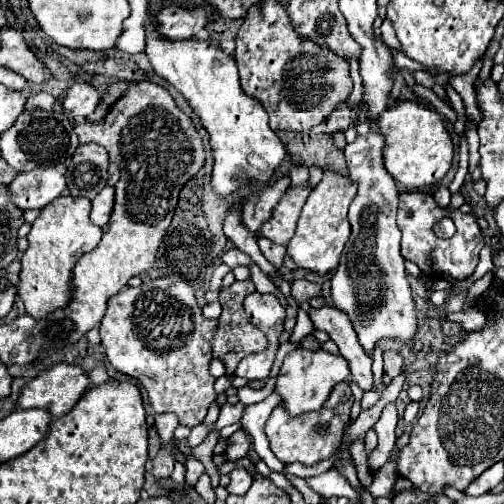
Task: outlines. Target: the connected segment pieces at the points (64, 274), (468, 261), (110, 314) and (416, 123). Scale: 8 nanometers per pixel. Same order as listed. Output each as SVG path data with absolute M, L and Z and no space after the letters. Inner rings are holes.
M61 195L49 207L41 209L41 215L33 221L29 233L29 247L21 257L21 283L19 283L19 297L25 303L27 315L33 319L45 319L49 313L65 307L71 299L71 281L73 281L73 267L77 259L89 251L93 251L103 231L101 227L93 225L89 219L91 201L85 197L71 197Z
M401 191L397 225L403 233L401 255L413 261L425 277L447 273L453 279L467 279L475 271L477 261L479 261L479 251L483 247L483 235L473 215L465 215L459 209L447 211L435 203L433 195L419 193L419 191ZM443 217L451 217L453 223L457 225L457 235L453 235L453 239L437 239L433 233L433 225L439 223Z
M161 277L155 281L143 281L141 287L125 287L115 299L109 299L99 333L101 343L107 349L109 363L117 371L135 377L147 389L149 403L155 413L173 411L179 417L181 425L195 427L205 419L209 405L217 399L217 393L213 389L215 377L209 373L209 363L213 359L211 339L217 327L217 319L203 317L197 297L185 279Z
M403 101L379 115L377 125L385 135L385 169L403 189L421 189L441 181L451 169L453 141L437 111L415 101Z

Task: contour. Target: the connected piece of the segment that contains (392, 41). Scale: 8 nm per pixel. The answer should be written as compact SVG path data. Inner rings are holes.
M385 18L383 20L380 30L381 30L381 34L382 34L381 38L383 39L383 42L387 46L389 48L401 51L401 44L400 44L399 40L397 39L393 24L391 23L391 21L388 18Z

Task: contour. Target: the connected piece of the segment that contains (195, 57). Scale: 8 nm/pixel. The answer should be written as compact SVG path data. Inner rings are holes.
M151 17L145 23L145 37L147 37L147 57L159 77L175 85L183 97L189 101L193 111L201 117L203 127L211 135L213 147L213 189L217 195L225 197L241 187L241 177L255 179L259 183L267 183L275 171L275 167L285 159L285 147L271 131L267 123L267 111L255 97L249 97L241 85L237 75L235 57L225 53L217 43L205 39L183 39L173 41L165 39L157 31L157 19ZM255 153L257 157L249 159Z

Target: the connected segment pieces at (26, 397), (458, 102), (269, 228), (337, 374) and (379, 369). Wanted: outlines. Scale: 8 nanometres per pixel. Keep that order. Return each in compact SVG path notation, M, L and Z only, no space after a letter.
M55 365L27 385L19 397L19 407L41 407L51 415L69 413L81 395L91 387L89 375L77 365Z
M445 84L443 87L447 92L452 108L457 113L465 116L466 111L461 96L453 89L453 87L451 87L450 84Z
M309 181L289 187L281 197L281 201L277 203L277 207L273 209L271 217L259 227L259 235L267 237L277 245L287 245L295 233L301 207L307 201L309 193L311 193Z
M297 349L287 355L287 359L281 367L281 373L277 377L275 391L281 393L281 399L287 407L287 411L291 415L299 415L299 413L321 409L321 405L327 401L331 389L337 383L345 381L347 377L349 377L349 365L345 363L345 359L341 355L333 355L323 349L319 349L319 351Z
M375 345L373 349L373 373L375 373L375 385L379 385L383 375L383 349L379 345Z

